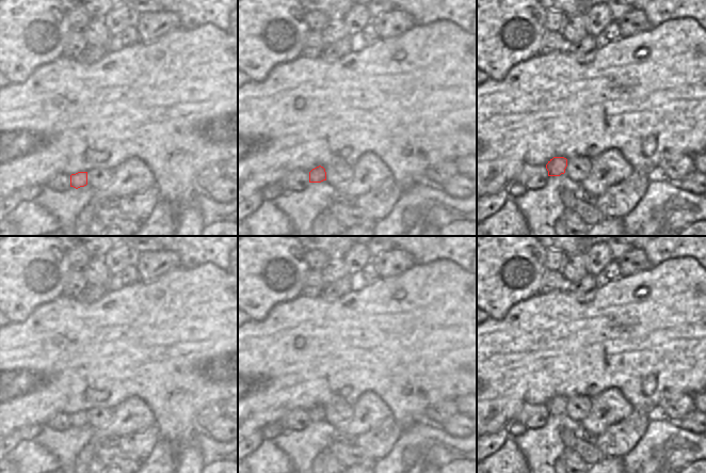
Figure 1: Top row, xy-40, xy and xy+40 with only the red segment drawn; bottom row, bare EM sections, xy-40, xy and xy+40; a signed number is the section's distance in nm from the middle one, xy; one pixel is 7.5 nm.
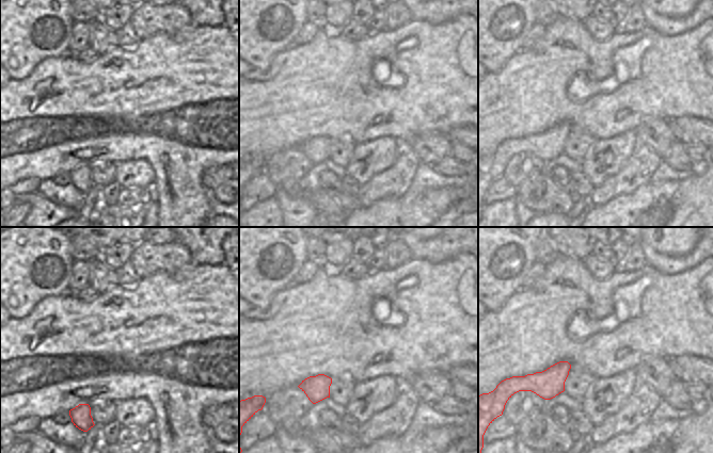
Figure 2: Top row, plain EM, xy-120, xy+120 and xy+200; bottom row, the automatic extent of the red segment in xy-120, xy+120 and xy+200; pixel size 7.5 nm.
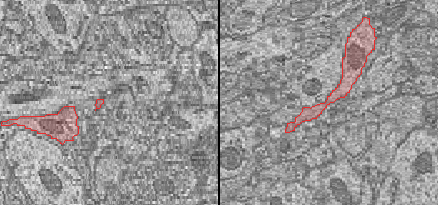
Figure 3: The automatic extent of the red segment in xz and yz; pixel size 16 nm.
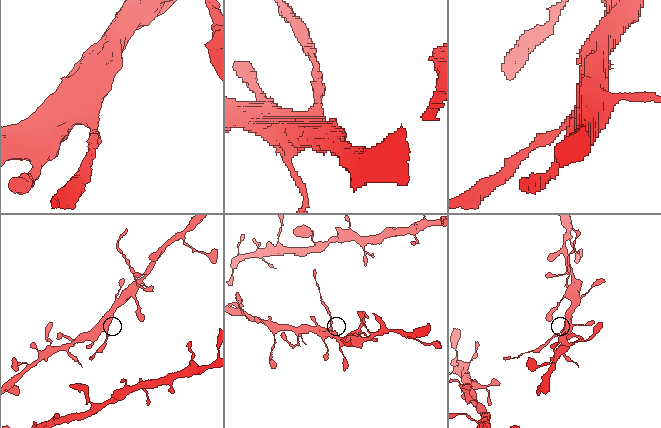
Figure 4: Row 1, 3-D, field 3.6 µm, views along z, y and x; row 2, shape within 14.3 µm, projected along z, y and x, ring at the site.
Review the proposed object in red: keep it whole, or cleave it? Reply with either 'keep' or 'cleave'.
cleave

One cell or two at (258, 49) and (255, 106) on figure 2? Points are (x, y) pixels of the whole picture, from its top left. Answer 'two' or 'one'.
two

